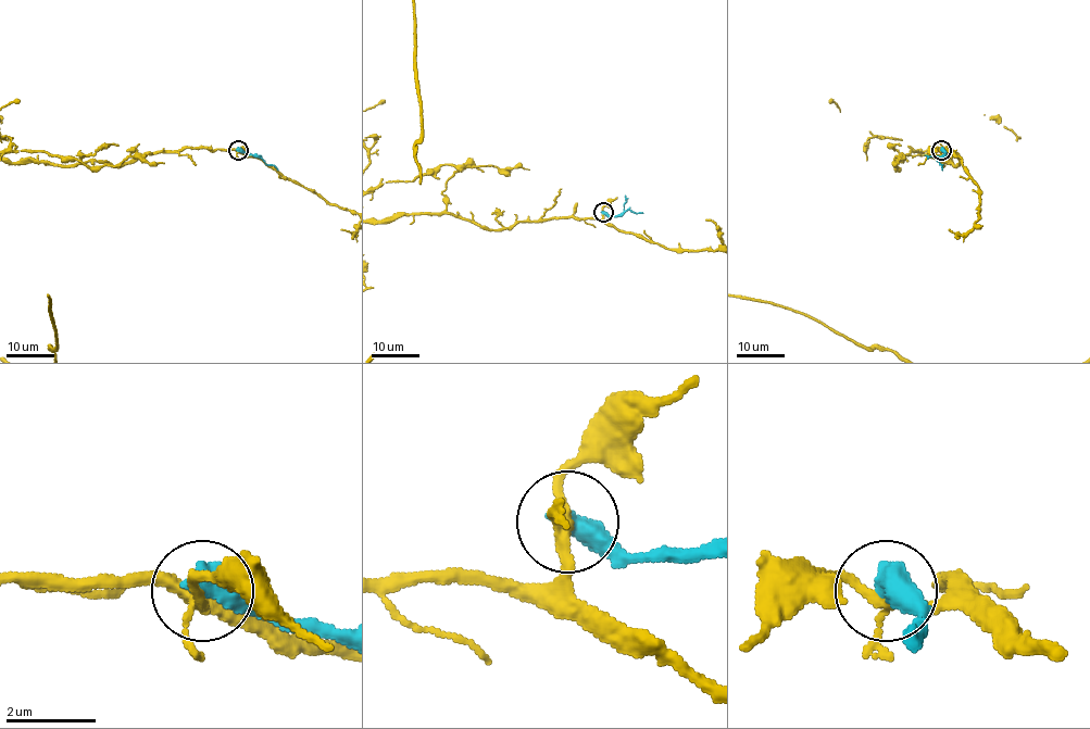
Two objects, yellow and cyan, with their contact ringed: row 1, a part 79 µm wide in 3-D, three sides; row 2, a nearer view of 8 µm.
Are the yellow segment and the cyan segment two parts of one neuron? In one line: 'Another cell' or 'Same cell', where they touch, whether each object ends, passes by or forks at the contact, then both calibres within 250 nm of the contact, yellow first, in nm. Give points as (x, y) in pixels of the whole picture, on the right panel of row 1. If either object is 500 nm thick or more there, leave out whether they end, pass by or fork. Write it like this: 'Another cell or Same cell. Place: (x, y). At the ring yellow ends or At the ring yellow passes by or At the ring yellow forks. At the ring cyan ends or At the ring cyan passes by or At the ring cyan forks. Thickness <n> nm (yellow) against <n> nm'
Another cell. Place: (941, 150). Thickness 190 nm (yellow) against 600 nm

